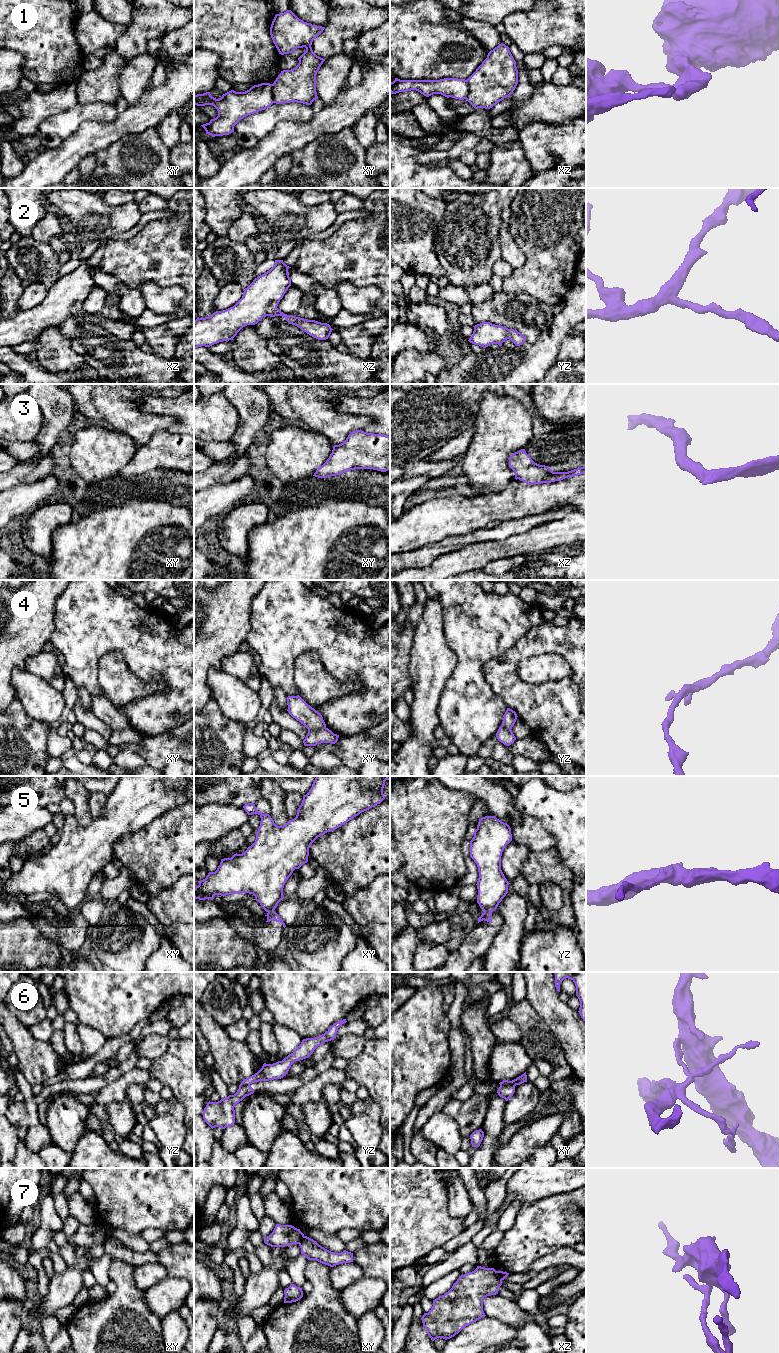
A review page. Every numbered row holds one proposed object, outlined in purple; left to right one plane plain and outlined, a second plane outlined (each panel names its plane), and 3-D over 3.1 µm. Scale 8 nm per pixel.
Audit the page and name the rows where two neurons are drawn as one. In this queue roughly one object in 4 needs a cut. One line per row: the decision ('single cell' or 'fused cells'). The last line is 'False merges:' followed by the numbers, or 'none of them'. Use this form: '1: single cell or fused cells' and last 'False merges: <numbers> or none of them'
1: fused cells
2: single cell
3: single cell
4: single cell
5: fused cells
6: fused cells
7: fused cells
False merges: 1, 5, 6, 7

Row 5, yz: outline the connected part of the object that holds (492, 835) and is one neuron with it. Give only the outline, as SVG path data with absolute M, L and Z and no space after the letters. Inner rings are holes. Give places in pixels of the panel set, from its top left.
M495 816L479 819L470 841L470 857L477 864L477 903L484 912L495 911L508 893L509 882L501 870L504 848L512 841L511 828Z

